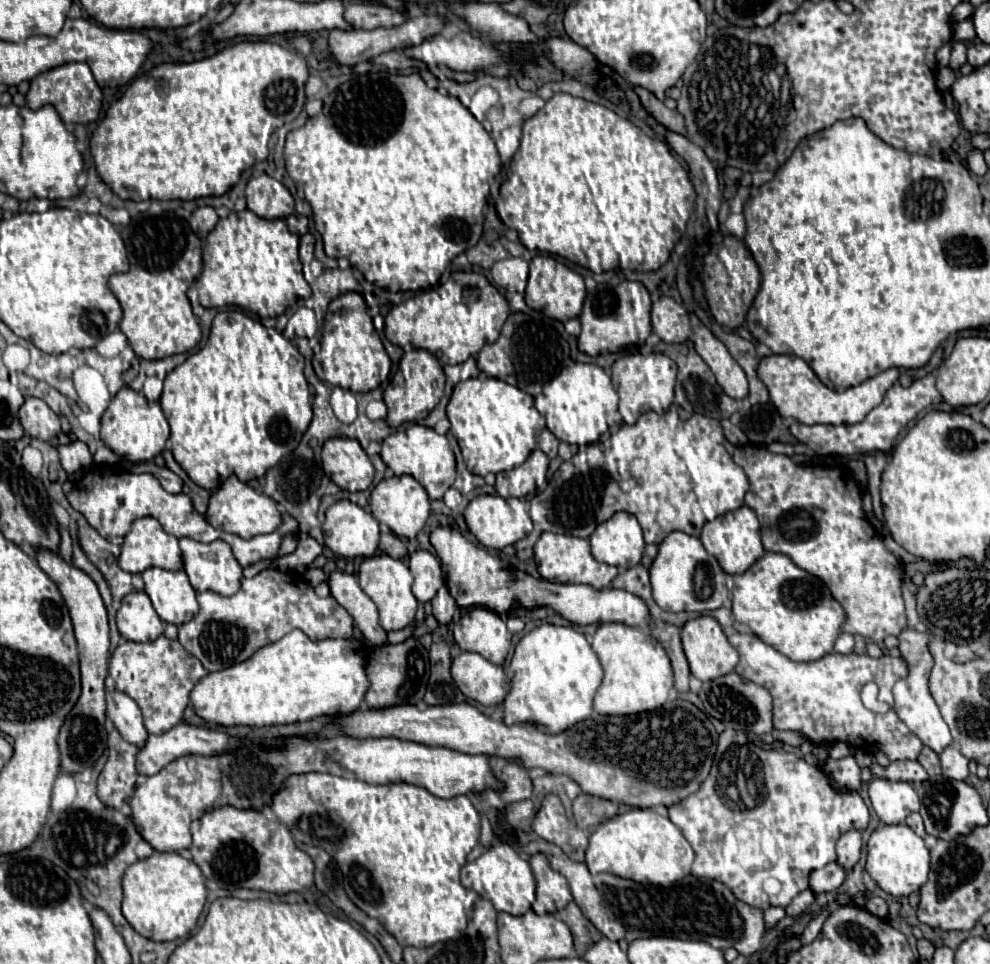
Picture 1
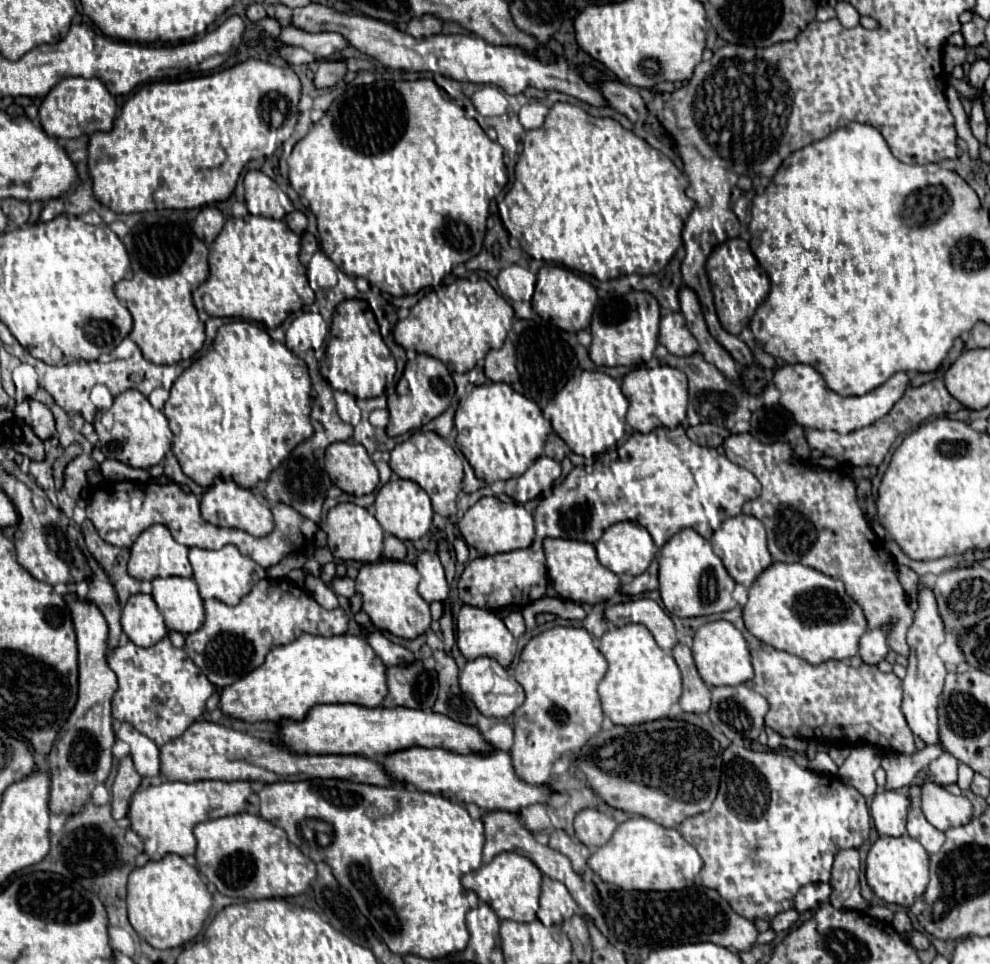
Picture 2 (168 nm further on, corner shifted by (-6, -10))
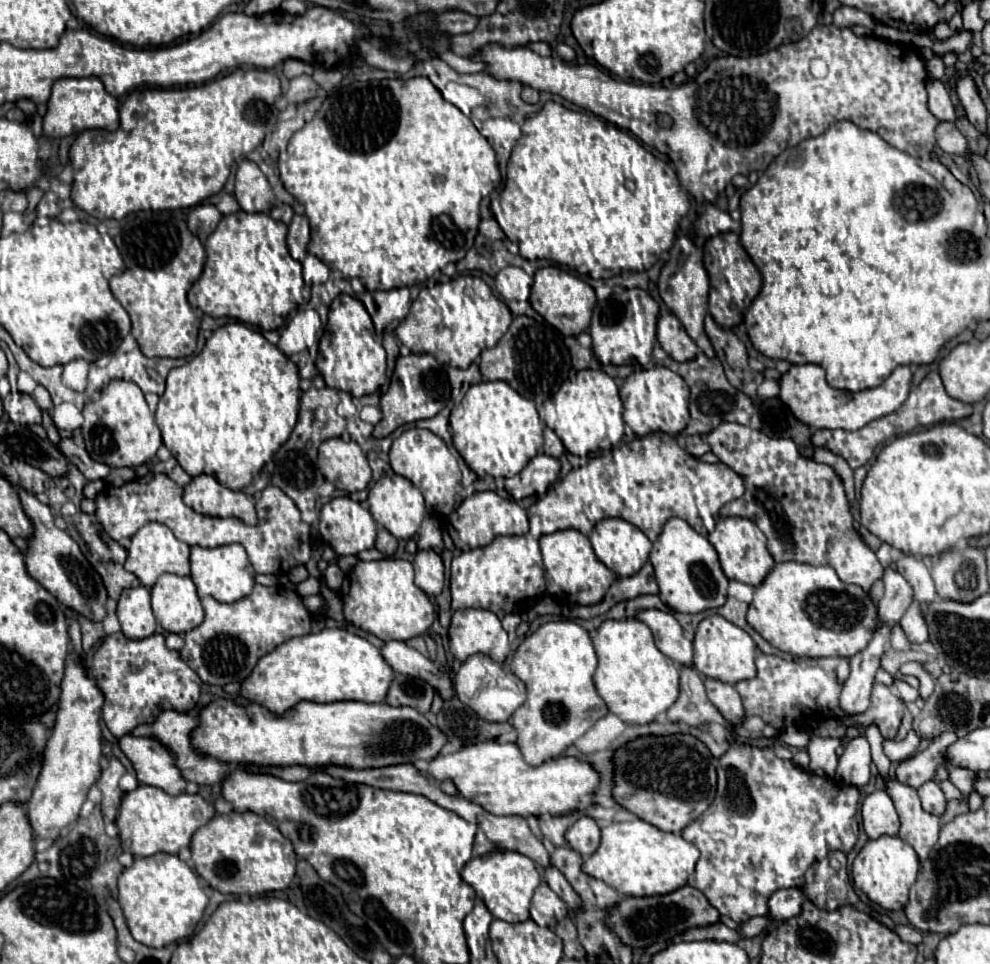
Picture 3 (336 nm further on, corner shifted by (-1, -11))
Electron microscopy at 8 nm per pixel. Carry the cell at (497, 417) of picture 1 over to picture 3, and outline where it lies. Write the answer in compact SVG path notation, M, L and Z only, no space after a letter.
M482 381L472 385L460 405L452 409L450 429L456 451L478 477L514 477L544 443L544 425L536 405L518 395L504 381Z

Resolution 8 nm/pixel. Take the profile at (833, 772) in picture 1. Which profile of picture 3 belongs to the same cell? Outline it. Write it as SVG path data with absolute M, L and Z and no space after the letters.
M866 737L852 739L838 759L836 779L848 785L864 787L870 781L870 745Z

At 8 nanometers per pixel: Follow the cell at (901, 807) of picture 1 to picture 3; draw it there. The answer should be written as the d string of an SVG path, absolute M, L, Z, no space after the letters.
M872 791L862 803L862 827L870 839L898 835L900 821L894 803L886 791Z

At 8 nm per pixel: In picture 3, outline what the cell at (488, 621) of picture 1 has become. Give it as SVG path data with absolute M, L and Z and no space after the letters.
M462 609L454 611L450 621L450 651L466 661L474 653L490 655L502 663L511 652L508 633L492 611Z

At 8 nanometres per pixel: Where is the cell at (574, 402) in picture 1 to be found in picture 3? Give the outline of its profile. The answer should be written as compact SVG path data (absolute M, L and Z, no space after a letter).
M578 371L566 383L562 383L554 397L546 399L538 413L540 419L560 437L566 451L578 457L588 457L592 453L616 447L624 435L622 401L618 397L618 387L614 379L604 371Z

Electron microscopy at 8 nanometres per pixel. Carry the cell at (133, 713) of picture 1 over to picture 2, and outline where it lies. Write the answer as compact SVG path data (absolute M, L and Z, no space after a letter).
M123 722L117 728L117 738L129 744L131 748L131 758L135 762L135 768L141 776L159 776L161 772L161 762L159 762L159 746L147 738L145 734L139 734L131 724Z

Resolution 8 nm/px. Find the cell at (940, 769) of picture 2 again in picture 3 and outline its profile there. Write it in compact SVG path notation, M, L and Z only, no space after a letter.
M940 735L938 739L934 739L924 751L916 753L914 757L910 757L908 761L900 763L900 767L896 769L896 777L900 783L910 783L912 787L920 787L928 781L932 781L936 777L936 769L942 765L942 755L946 753L948 745L956 743L956 735Z

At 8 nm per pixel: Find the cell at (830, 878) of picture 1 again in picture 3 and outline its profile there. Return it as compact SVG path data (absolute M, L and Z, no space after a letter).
M798 887L776 891L770 897L770 919L774 921L786 921L796 917L802 911L802 903L806 901L806 893Z

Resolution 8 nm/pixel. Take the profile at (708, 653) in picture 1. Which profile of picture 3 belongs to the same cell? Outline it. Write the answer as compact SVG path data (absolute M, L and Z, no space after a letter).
M722 615L706 617L698 625L692 643L694 643L694 667L704 677L718 679L718 681L724 681L730 685L736 685L738 681L744 681L744 679L754 679L754 675L756 675L756 667L754 667L756 645L746 631L742 631L734 623L726 621Z

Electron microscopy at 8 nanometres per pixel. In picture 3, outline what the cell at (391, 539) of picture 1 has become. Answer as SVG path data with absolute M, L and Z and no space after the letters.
M380 529L378 531L378 537L376 537L376 549L380 551L380 553L384 553L384 555L394 555L396 553L396 549L398 549L398 541L386 531L386 529Z

